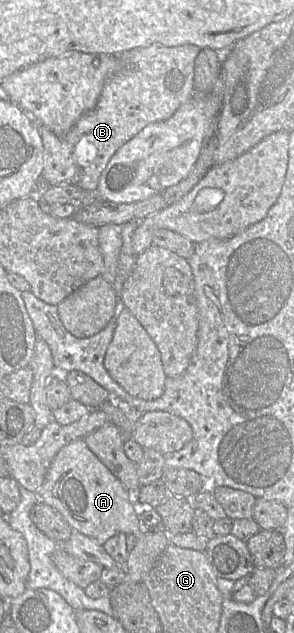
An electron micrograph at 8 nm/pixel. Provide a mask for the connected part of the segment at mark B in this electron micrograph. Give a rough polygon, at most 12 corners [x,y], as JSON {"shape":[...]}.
{"shape":[[197,45],[119,54],[63,136],[35,121],[47,186],[96,192],[146,126],[194,94]]}

